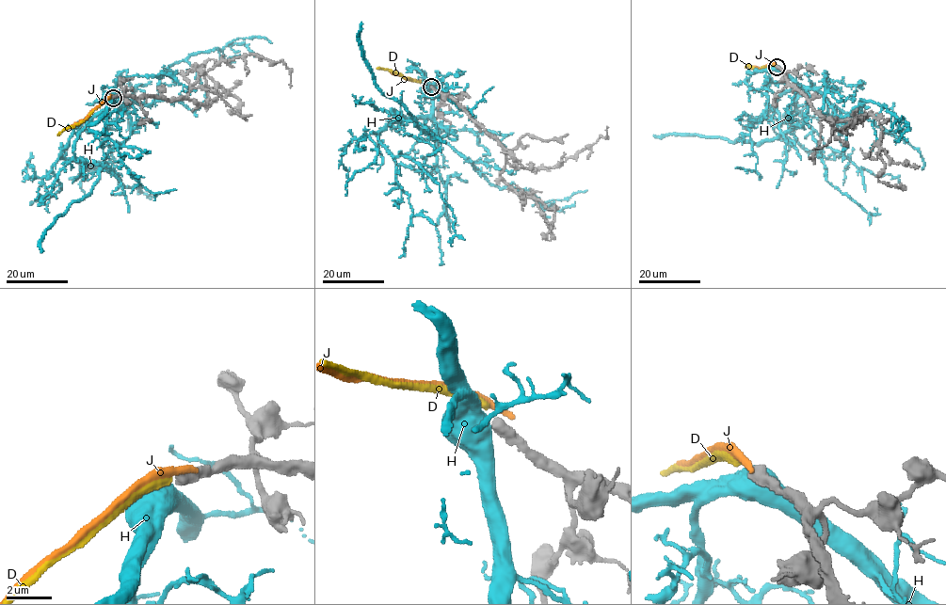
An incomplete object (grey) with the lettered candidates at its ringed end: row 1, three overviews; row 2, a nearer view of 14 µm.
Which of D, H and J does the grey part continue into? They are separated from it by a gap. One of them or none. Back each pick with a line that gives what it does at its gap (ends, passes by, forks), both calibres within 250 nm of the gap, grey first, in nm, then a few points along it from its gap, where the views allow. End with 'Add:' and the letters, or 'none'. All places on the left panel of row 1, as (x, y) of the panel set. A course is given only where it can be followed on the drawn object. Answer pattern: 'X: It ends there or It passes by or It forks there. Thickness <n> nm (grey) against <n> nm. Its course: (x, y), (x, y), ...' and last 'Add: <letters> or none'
Add: none

